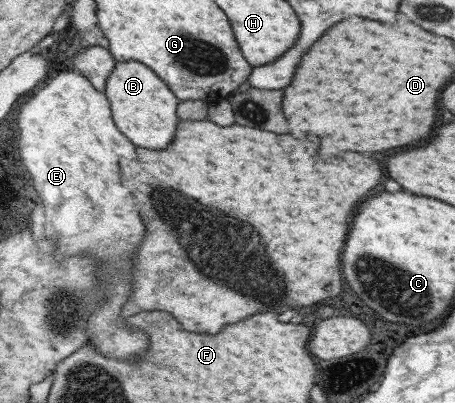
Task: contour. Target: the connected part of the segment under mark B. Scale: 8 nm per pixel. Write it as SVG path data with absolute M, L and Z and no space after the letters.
M136 60L116 62L108 74L105 94L110 102L111 114L117 128L137 147L163 150L176 131L179 99L147 65Z

